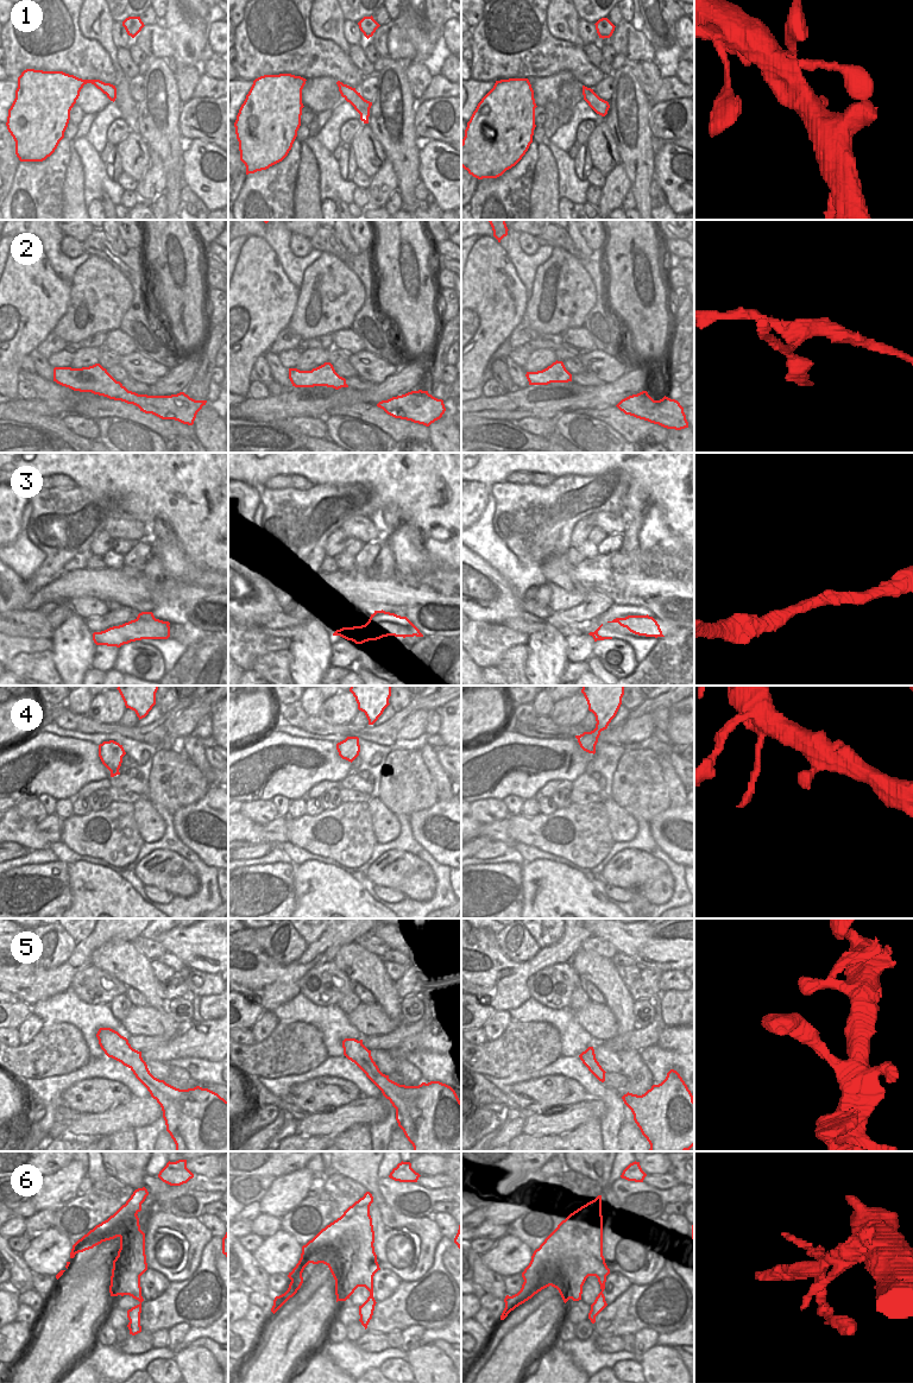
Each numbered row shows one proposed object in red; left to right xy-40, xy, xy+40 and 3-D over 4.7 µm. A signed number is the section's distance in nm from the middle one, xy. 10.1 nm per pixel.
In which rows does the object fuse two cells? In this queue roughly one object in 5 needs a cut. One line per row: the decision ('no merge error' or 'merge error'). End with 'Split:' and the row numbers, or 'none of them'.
1: no merge error
2: merge error
3: no merge error
4: no merge error
5: no merge error
6: no merge error
Split: 2

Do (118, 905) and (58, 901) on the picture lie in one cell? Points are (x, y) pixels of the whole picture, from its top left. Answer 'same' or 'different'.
different

